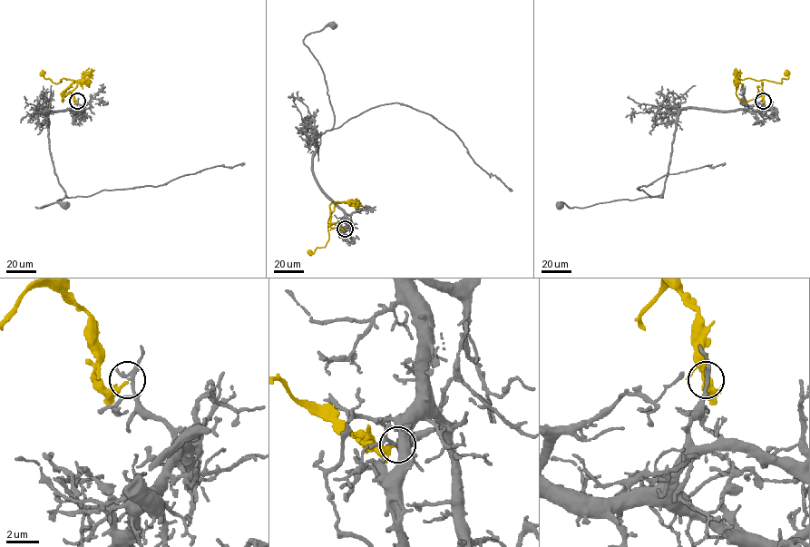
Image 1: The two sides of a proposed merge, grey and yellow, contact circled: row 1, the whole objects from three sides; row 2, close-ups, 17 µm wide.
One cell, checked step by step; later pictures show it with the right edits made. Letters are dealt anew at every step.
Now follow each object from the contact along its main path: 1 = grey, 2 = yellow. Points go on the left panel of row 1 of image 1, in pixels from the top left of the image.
1: (77, 101), (79, 112), (45, 108), (53, 172), (66, 197), (35, 207), (55, 202), (65, 205)
2: (77, 102), (70, 92), (62, 101), (75, 87), (75, 81), (63, 78), (56, 83), (45, 79), (42, 73)

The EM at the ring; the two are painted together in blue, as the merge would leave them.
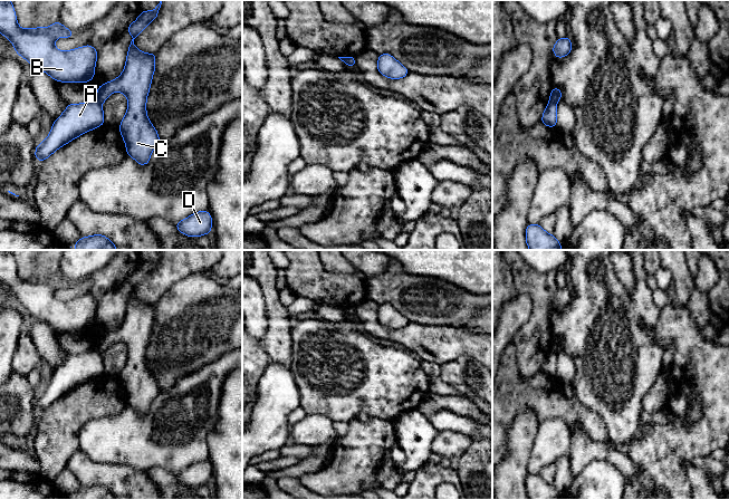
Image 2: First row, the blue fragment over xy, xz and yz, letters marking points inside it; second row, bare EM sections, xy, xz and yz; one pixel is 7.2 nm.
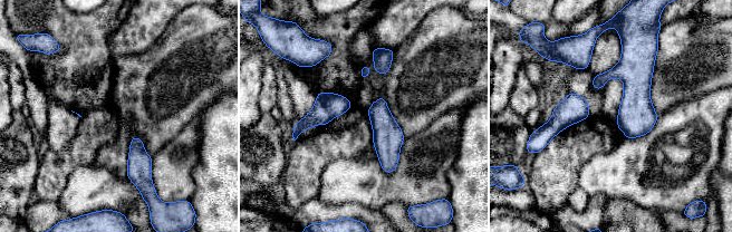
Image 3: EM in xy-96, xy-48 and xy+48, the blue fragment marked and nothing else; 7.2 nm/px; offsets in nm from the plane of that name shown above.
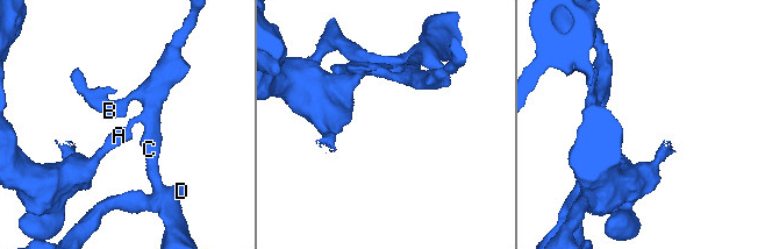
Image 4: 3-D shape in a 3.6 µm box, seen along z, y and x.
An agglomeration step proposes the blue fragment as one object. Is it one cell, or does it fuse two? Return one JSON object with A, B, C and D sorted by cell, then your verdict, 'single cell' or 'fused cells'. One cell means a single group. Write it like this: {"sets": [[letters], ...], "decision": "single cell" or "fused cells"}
{"sets": [["A"], ["B", "C", "D"]], "decision": "fused cells"}

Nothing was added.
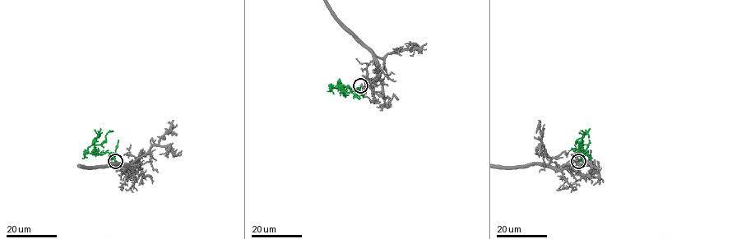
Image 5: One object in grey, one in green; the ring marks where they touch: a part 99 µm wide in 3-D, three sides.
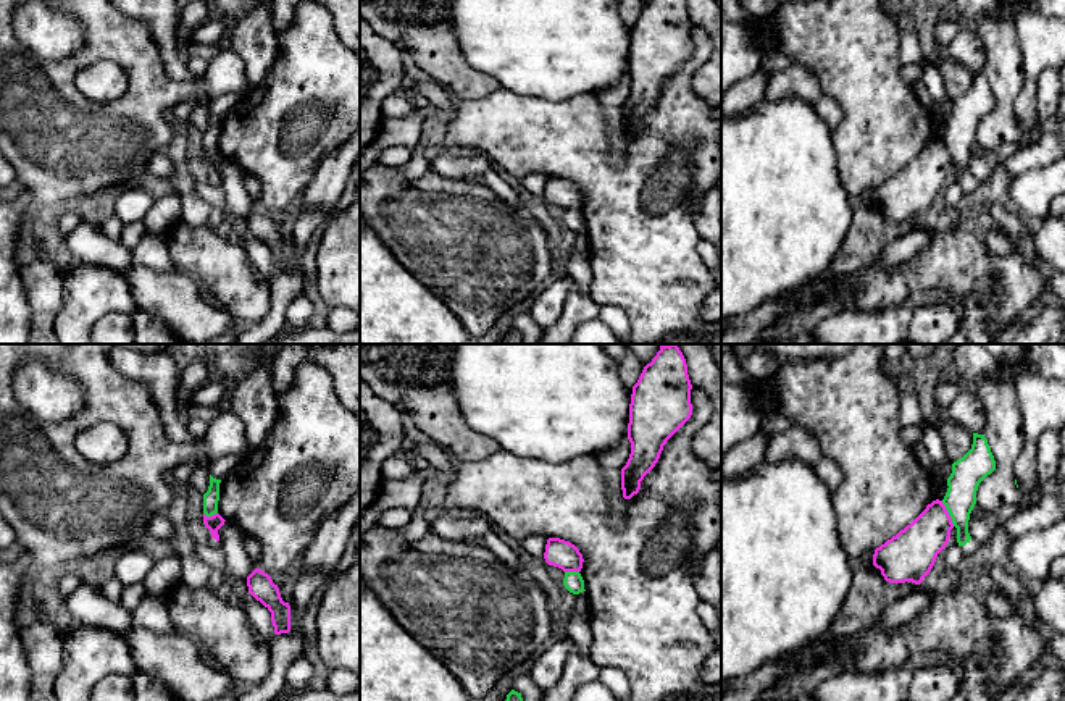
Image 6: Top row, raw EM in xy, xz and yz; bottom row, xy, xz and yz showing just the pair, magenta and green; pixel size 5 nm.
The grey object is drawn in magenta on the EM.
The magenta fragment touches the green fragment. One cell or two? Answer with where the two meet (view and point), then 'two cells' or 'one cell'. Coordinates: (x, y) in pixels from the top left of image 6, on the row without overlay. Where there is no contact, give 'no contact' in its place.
yz (948, 152) | two cells

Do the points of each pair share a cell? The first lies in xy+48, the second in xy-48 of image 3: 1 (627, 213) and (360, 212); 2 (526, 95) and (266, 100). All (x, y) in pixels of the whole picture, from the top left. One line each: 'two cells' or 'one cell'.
1: one cell
2: one cell

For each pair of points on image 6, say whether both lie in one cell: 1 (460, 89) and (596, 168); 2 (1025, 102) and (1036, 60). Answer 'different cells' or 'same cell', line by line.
1: different cells
2: same cell

